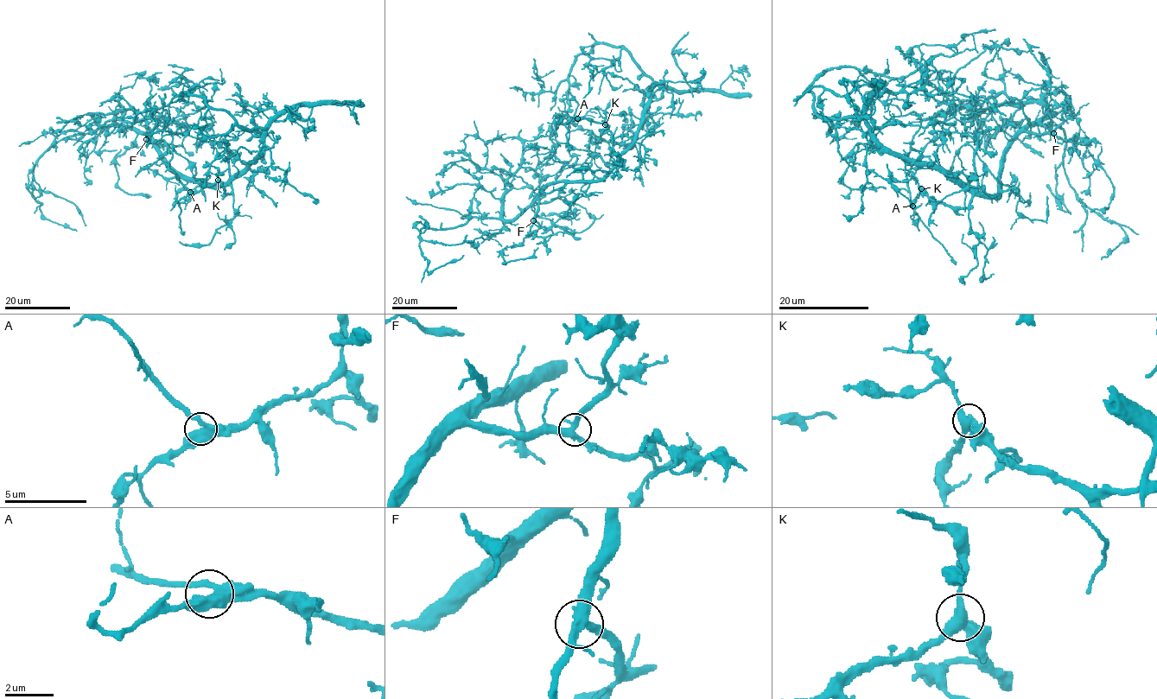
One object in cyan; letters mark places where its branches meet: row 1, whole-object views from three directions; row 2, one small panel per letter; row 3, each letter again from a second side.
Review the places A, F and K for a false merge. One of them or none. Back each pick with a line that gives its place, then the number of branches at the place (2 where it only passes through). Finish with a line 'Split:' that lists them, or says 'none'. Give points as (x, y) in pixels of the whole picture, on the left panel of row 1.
Split: none

